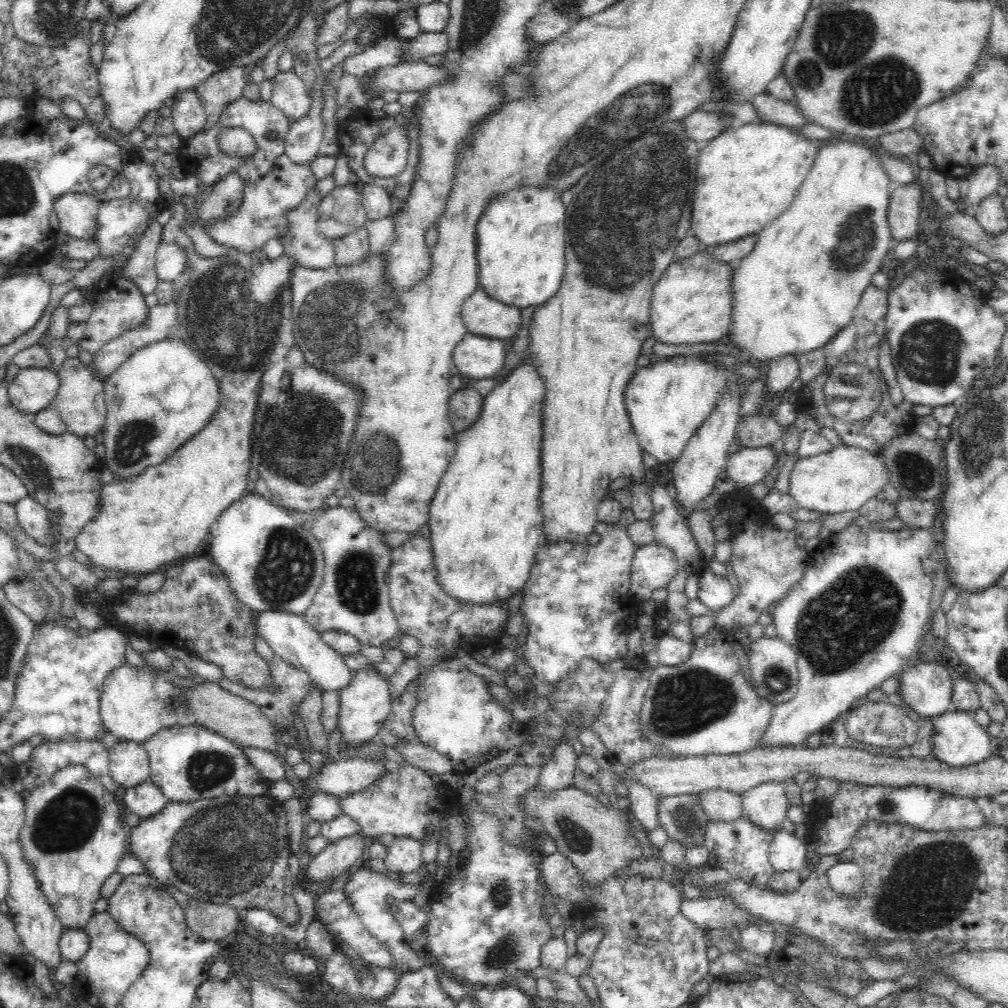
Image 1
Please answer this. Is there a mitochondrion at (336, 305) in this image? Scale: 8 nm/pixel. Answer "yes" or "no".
yes

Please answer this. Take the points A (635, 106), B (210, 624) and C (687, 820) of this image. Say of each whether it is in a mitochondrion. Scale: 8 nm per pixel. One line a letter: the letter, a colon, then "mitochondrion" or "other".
A: mitochondrion
B: other
C: mitochondrion

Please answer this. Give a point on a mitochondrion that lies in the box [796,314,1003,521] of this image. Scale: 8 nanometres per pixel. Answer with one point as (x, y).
(848, 396)

